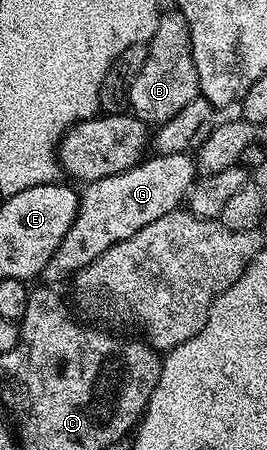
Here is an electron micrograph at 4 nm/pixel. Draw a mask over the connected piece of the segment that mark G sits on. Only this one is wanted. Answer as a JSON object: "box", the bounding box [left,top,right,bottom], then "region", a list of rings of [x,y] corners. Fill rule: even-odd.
{"box":[43,152,198,279],"region":[[[188,152],[157,153],[155,157],[145,157],[129,170],[87,183],[79,191],[80,206],[62,244],[58,244],[43,270],[45,279],[67,279],[69,276],[75,276],[79,270],[86,268],[98,256],[102,256],[102,252],[134,236],[143,225],[150,224],[152,220],[158,219],[158,216],[177,209],[187,199],[192,183],[198,177],[193,155]]]}

